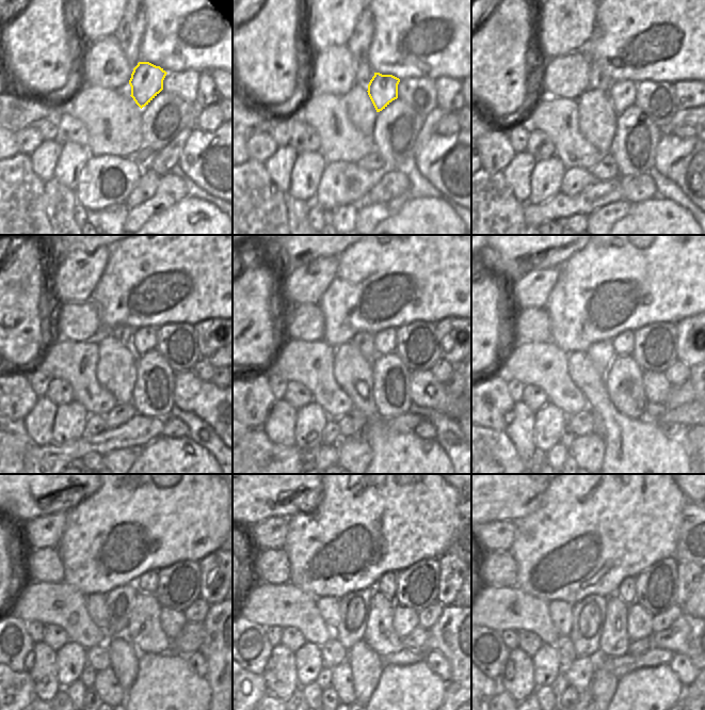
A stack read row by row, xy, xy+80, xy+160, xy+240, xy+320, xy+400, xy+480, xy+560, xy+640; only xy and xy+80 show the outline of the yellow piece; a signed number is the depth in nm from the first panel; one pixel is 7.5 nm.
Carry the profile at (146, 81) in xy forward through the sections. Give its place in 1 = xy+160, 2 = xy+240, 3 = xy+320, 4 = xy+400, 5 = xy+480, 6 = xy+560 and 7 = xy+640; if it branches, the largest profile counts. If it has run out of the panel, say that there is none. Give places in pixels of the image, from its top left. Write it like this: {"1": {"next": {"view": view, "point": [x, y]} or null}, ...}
{"1": {"next": {"view": "xy+160", "point": [622, 94]}}, "2": {"next": {"view": "xy+240", "point": [144, 338]}}, "3": {"next": {"view": "xy+320", "point": [384, 341]}}, "4": {"next": {"view": "xy+400", "point": [623, 344]}}, "5": {"next": {"view": "xy+480", "point": [147, 583]}}, "6": {"next": {"view": "xy+560", "point": [386, 585]}}, "7": {"next": {"view": "xy+640", "point": [626, 589]}}}

